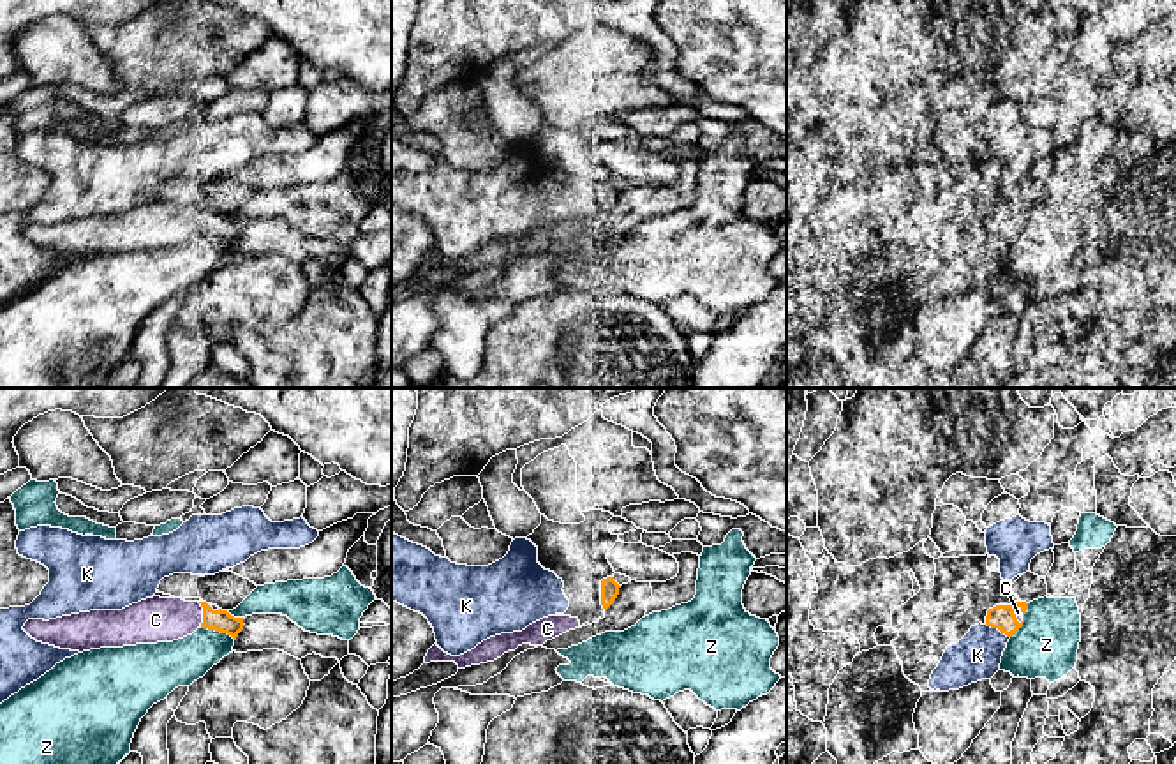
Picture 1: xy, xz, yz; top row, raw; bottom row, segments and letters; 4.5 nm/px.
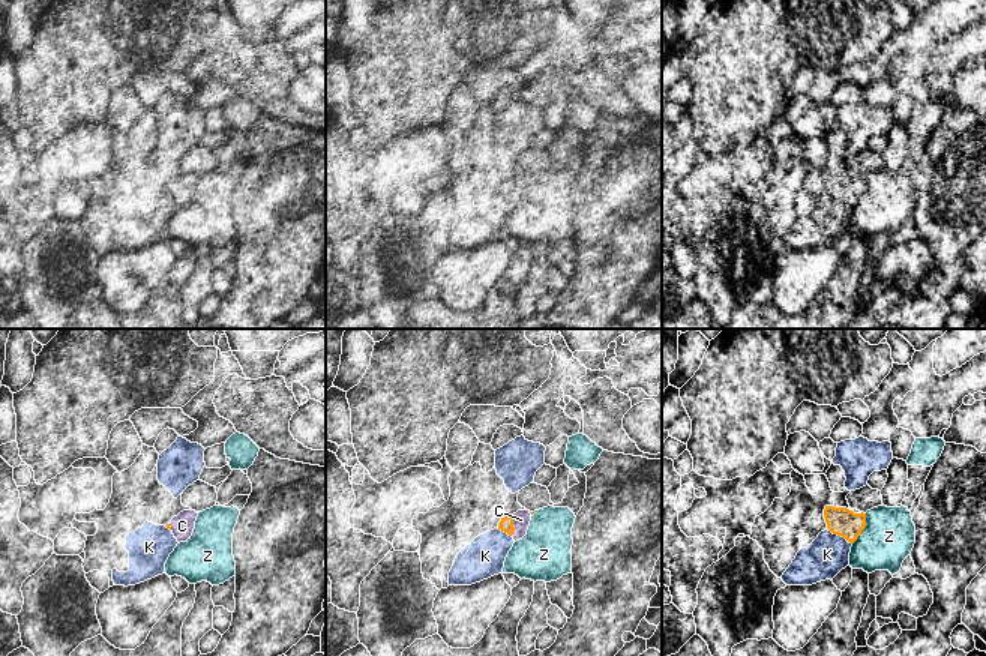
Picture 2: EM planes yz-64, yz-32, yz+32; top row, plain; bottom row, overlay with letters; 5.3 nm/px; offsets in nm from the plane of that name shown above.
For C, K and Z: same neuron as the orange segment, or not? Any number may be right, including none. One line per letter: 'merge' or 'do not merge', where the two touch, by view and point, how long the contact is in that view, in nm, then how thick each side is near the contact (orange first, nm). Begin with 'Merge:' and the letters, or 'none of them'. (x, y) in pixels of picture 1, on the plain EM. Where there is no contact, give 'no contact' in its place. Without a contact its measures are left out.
Merge: C
C: merge; contact xy (203, 219); length 120 nm; calibres 100 and 200 nm
K: do not merge; contact yz (998, 233); length 130 nm; calibres 110 and 220 nm
Z: do not merge; contact xy (219, 235); length 170 nm; calibres 100 and 200 nm

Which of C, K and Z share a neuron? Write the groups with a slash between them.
C / K / Z

